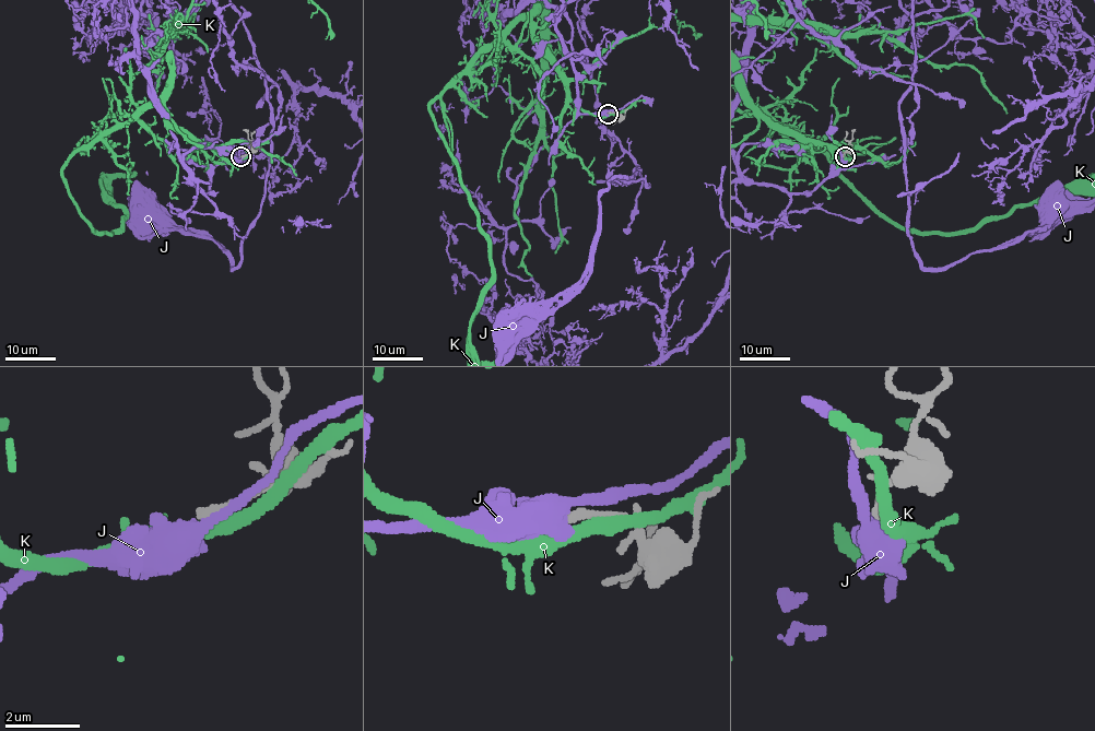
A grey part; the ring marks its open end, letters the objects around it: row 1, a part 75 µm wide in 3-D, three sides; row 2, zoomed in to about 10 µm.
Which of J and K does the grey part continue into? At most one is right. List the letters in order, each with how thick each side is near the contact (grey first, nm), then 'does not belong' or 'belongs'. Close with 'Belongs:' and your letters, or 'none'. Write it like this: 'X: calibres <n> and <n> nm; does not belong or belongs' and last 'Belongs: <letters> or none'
J: calibres 260 and 500 nm; does not belong
K: calibres 280 and 380 nm; does not belong
Belongs: none

